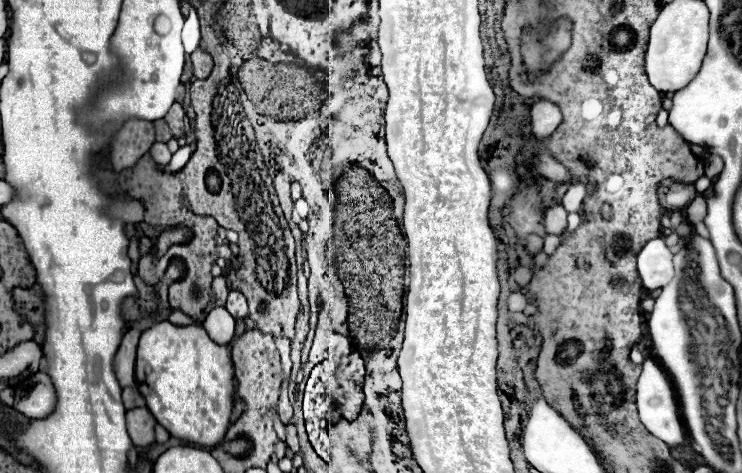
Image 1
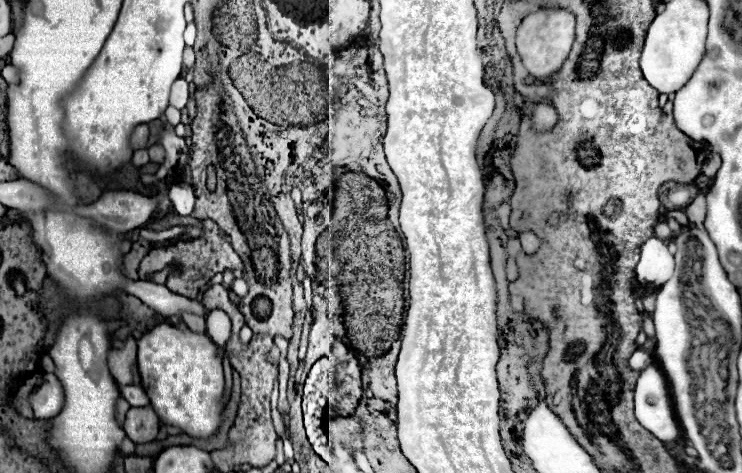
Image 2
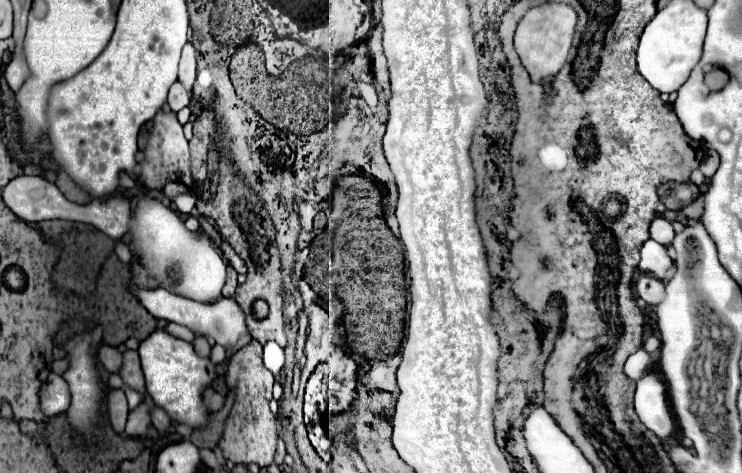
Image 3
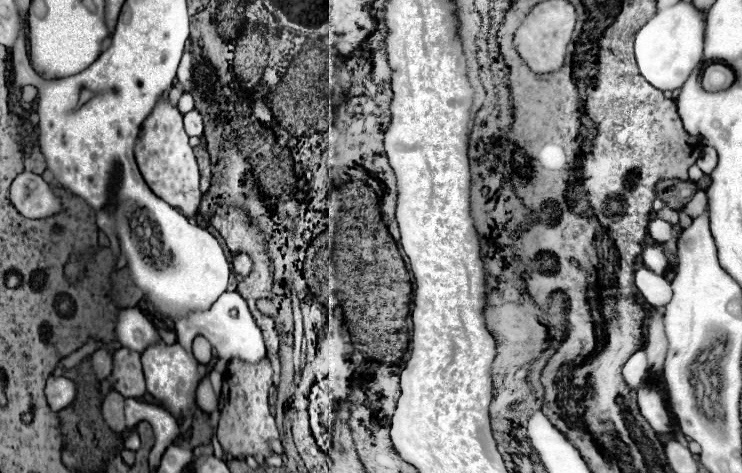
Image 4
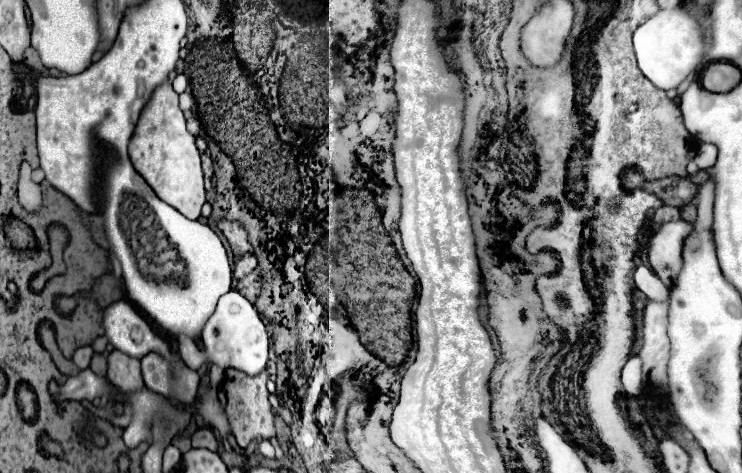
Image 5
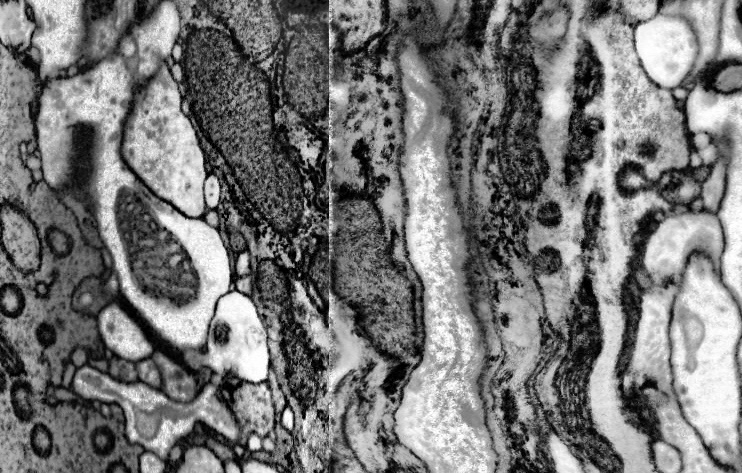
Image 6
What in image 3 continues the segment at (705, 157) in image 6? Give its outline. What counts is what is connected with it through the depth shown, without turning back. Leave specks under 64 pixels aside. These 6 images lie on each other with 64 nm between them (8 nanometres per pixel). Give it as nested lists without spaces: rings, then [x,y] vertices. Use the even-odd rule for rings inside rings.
[[[710,149],[707,153],[708,156],[706,156],[706,160],[700,164],[700,170],[702,170],[702,174],[704,174],[704,176],[710,176],[710,174],[714,174],[720,164],[720,158],[716,151]]]

